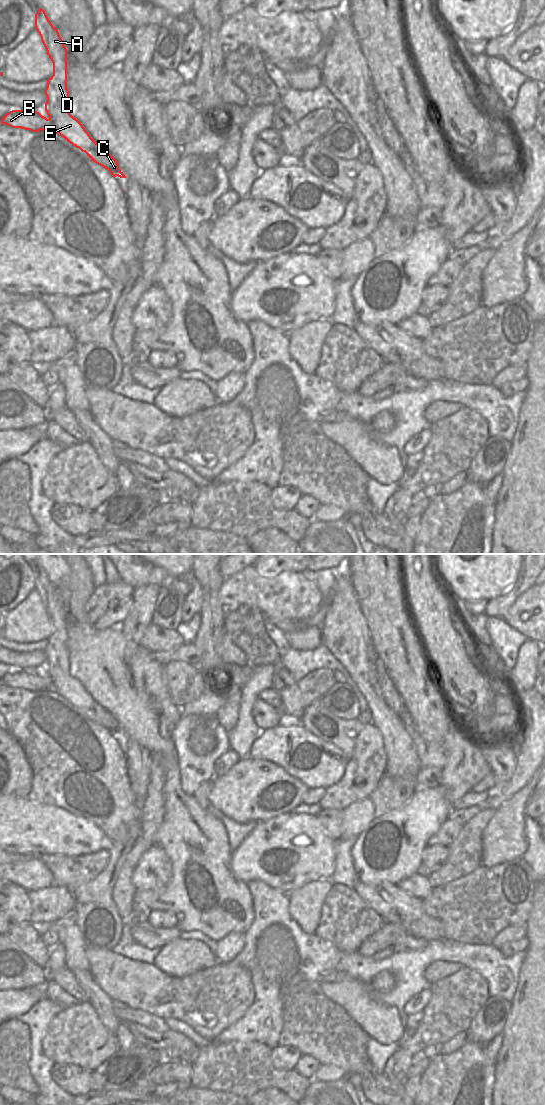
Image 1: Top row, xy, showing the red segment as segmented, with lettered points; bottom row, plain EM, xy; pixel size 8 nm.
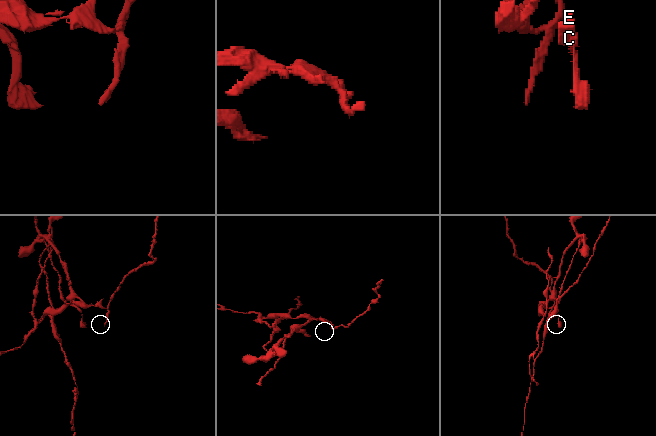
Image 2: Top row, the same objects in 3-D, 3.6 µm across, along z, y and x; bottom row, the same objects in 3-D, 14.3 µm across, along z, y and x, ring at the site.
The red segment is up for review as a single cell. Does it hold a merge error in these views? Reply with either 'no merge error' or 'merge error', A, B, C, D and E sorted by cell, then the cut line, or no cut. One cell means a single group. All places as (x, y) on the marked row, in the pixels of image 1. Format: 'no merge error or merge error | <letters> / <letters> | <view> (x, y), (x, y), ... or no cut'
merge error | A C D E / B | xy (48, 119), (52, 121), (53, 127)

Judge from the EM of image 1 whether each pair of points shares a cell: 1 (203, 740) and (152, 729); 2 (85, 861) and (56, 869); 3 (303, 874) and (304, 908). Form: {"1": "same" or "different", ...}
{"1": "different", "2": "same", "3": "different"}

